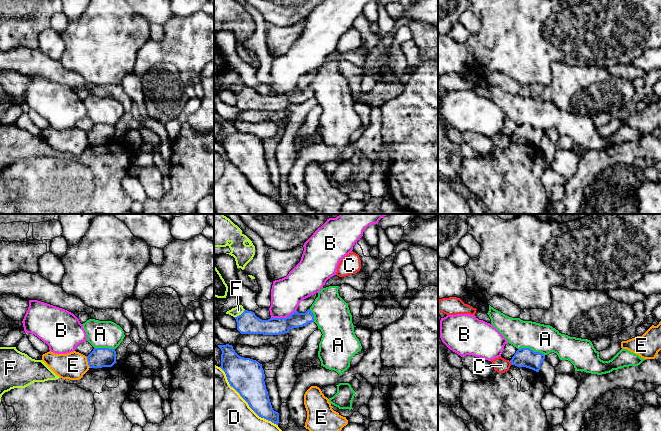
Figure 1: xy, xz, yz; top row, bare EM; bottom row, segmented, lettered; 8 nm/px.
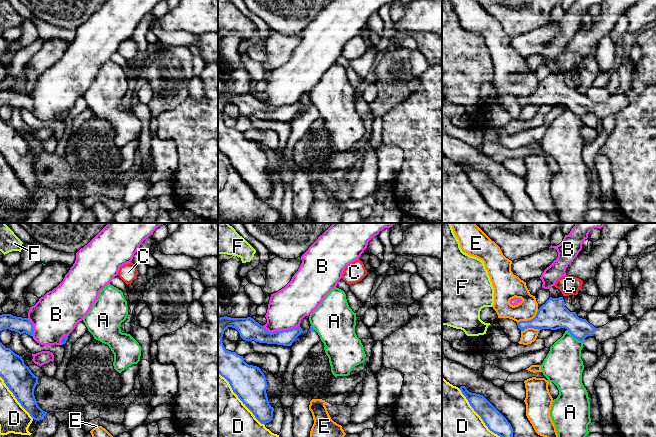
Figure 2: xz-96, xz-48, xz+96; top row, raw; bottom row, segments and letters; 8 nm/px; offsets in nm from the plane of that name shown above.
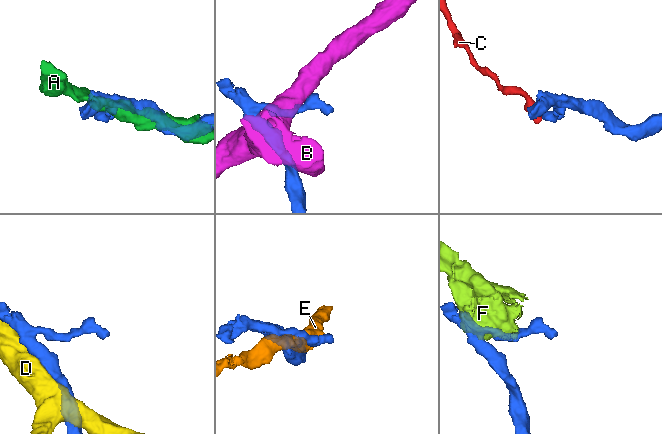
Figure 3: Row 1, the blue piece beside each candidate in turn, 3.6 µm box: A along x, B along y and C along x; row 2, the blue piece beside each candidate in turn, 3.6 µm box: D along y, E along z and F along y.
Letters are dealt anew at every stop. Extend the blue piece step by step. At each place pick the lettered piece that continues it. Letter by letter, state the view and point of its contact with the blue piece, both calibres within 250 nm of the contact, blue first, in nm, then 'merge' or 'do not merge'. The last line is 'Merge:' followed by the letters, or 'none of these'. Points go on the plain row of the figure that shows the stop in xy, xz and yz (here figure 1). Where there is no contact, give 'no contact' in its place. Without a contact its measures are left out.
A: contact yz (530, 125); calibres 160 and 220 nm; do not merge
B: contact xz (283, 94); calibres 140 and 260 nm; do not merge
C: contact yz (511, 139); calibres 160 and 120 nm; do not merge
D: contact xz (245, 176); calibres 280 and 500 nm; do not merge
E: contact xy (88, 138); calibres 160 and 220 nm; do not merge
F: contact xz (239, 91); calibres 180 and 70 nm; do not merge
Merge: none of these

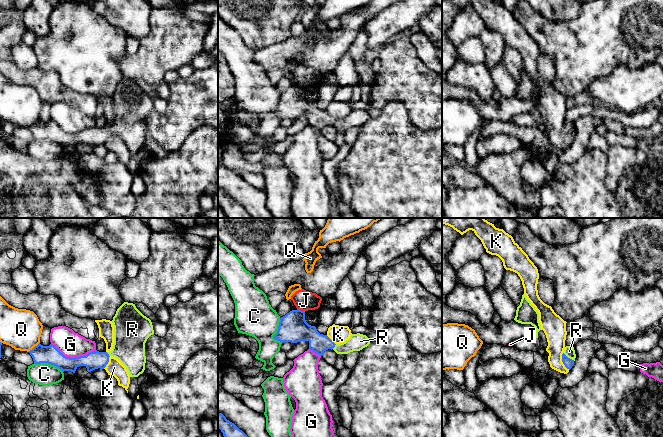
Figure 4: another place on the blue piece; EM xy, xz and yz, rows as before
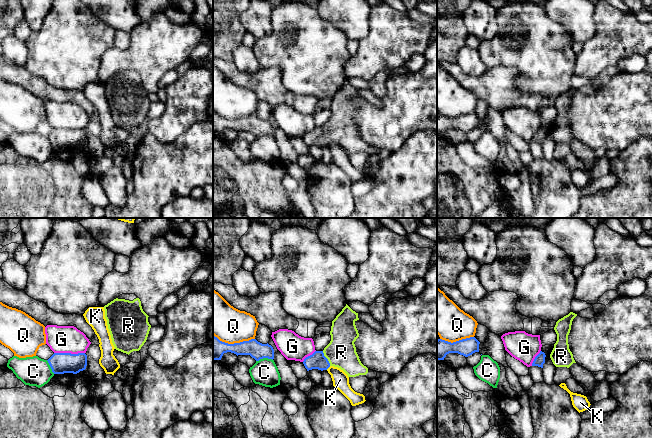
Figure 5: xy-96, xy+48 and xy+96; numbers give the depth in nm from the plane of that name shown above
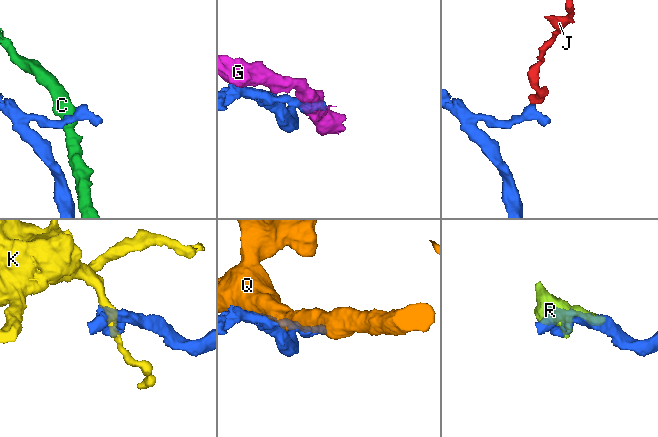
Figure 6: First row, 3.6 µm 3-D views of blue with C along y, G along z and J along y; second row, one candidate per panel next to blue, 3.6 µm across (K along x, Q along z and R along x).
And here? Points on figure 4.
C: contact xy (49, 139); calibres 150 and 180 nm; do not merge
G: contact xy (73, 134); calibres 150 and 200 nm; do not merge
J: contact xz (301, 86); calibres 220 and 160 nm; do not merge
K: contact yz (562, 137); calibres 70 and 170 nm; do not merge
Q: contact xy (34, 123); calibres 150 and 320 nm; do not merge
R: contact yz (569, 134); calibres 70 and 90 nm; merge
Merge: R

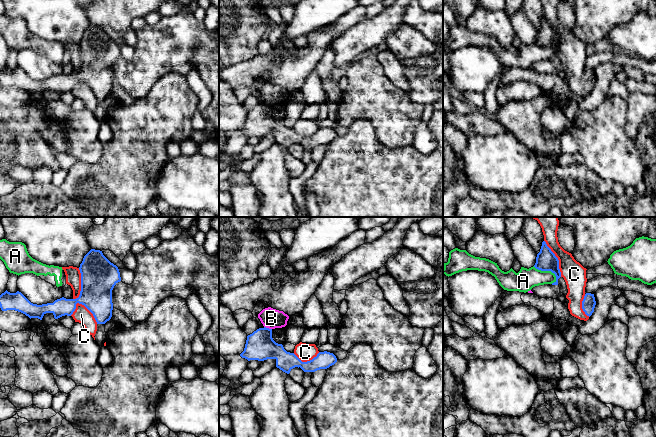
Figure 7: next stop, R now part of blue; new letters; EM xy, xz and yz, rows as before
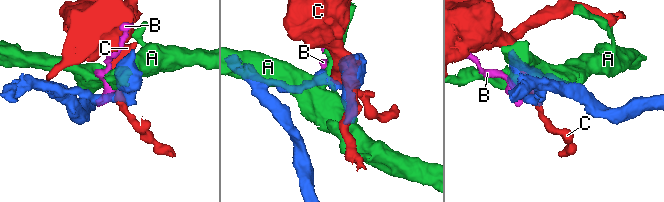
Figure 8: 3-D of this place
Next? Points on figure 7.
A: contact yz (547, 46); calibres 160 and 170 nm; do not merge
B: contact xz (268, 104); calibres 220 and 160 nm; do not merge
C: contact xy (88, 85); calibres 280 and 130 nm; do not merge
Merge: none of these

